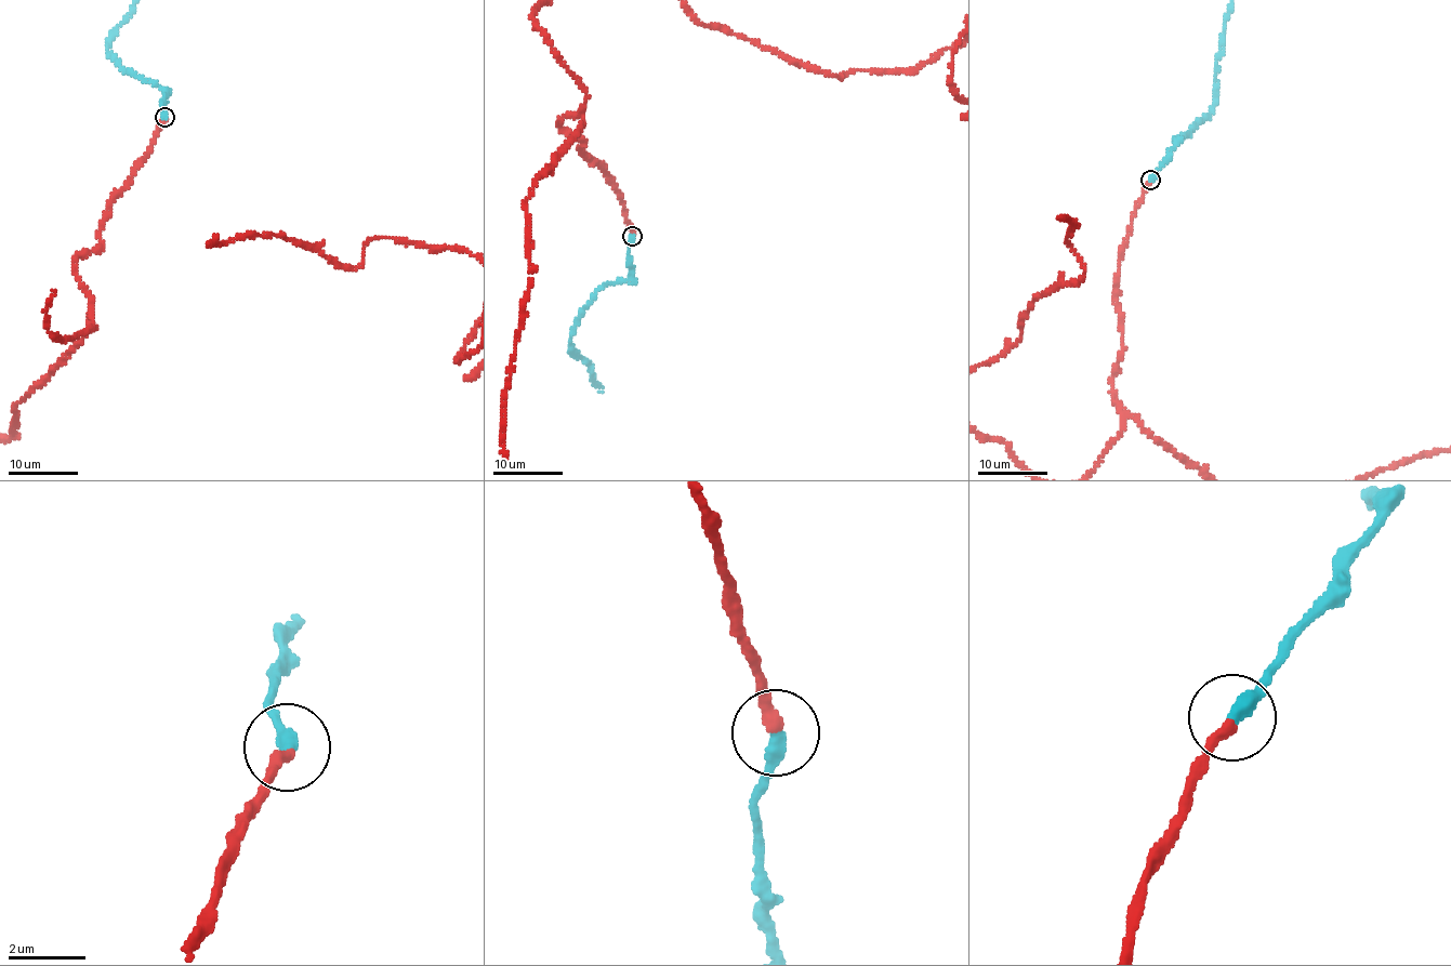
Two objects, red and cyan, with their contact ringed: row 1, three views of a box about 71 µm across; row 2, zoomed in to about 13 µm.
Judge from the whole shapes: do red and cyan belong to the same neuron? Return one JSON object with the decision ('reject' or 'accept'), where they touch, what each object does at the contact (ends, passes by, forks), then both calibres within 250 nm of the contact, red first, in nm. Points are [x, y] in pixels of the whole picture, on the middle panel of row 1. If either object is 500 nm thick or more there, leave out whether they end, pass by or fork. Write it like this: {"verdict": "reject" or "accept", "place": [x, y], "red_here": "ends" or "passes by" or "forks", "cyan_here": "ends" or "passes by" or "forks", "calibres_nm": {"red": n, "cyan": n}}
{"verdict": "accept", "place": [632, 236], "red_here": "ends", "cyan_here": "ends", "calibres_nm": {"red": 320, "cyan": 400}}

